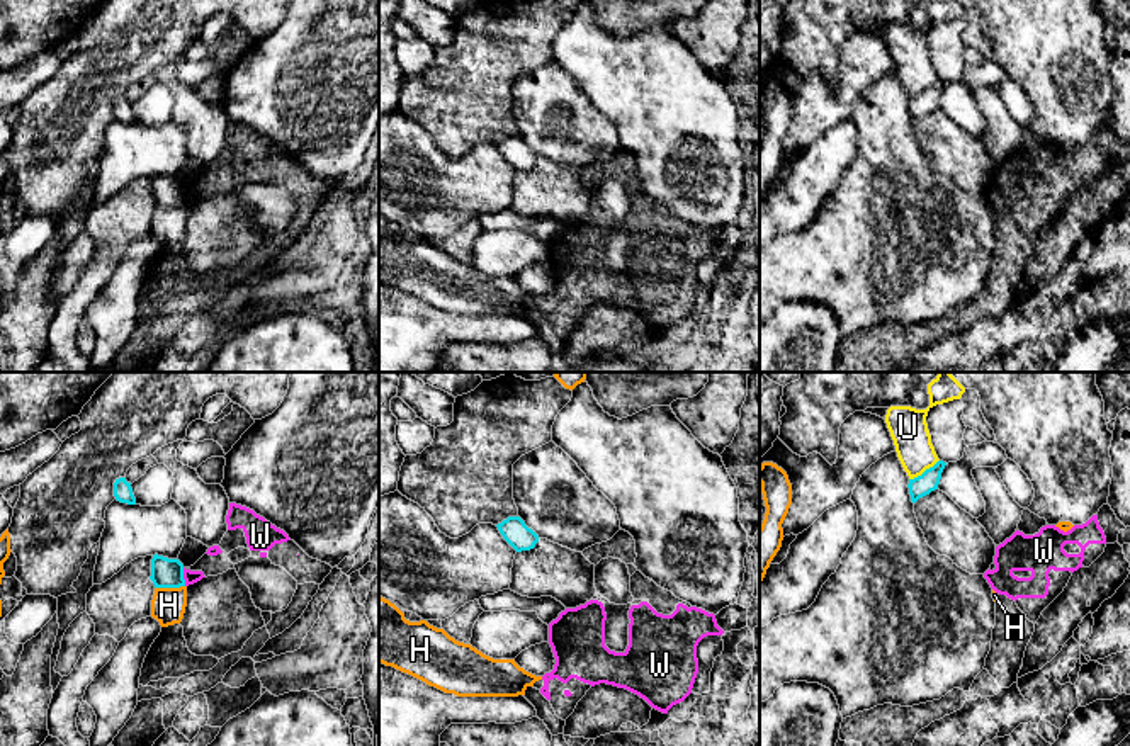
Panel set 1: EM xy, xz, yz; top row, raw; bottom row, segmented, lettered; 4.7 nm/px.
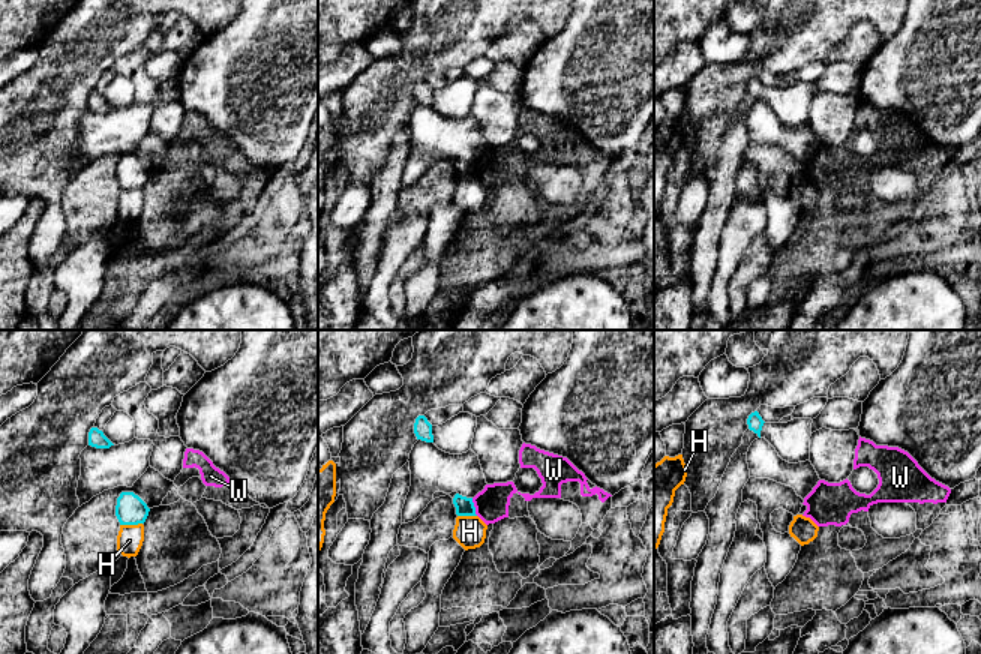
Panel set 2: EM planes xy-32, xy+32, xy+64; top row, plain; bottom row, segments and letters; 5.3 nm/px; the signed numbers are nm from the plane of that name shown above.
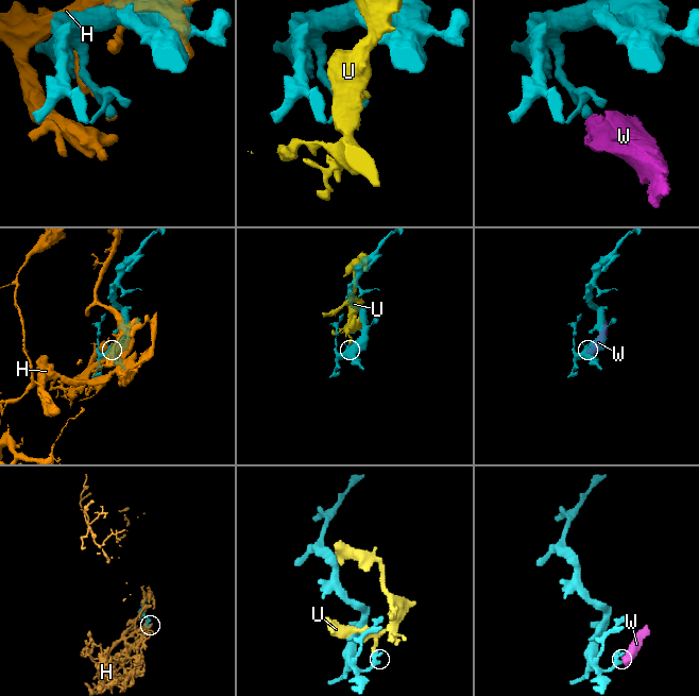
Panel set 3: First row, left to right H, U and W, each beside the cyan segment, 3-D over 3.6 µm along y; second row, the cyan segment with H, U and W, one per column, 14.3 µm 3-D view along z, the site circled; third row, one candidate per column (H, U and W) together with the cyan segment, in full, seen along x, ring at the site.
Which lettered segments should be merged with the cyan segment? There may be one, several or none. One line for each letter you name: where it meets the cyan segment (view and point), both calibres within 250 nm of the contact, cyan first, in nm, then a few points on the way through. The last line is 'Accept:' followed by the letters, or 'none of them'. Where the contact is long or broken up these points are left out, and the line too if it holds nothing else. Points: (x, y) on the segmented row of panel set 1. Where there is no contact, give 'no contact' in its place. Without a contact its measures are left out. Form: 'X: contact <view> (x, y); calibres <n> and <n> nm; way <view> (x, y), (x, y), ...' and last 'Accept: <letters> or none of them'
Accept: none of them

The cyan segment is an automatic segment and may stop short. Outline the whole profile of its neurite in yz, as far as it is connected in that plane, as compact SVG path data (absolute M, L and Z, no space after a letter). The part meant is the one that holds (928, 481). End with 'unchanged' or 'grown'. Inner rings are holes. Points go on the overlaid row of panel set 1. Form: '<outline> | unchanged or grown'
M938 461L933 467L926 469L921 476L909 479L907 488L912 503L929 495L931 491L938 489L945 466L946 462Z | unchanged

